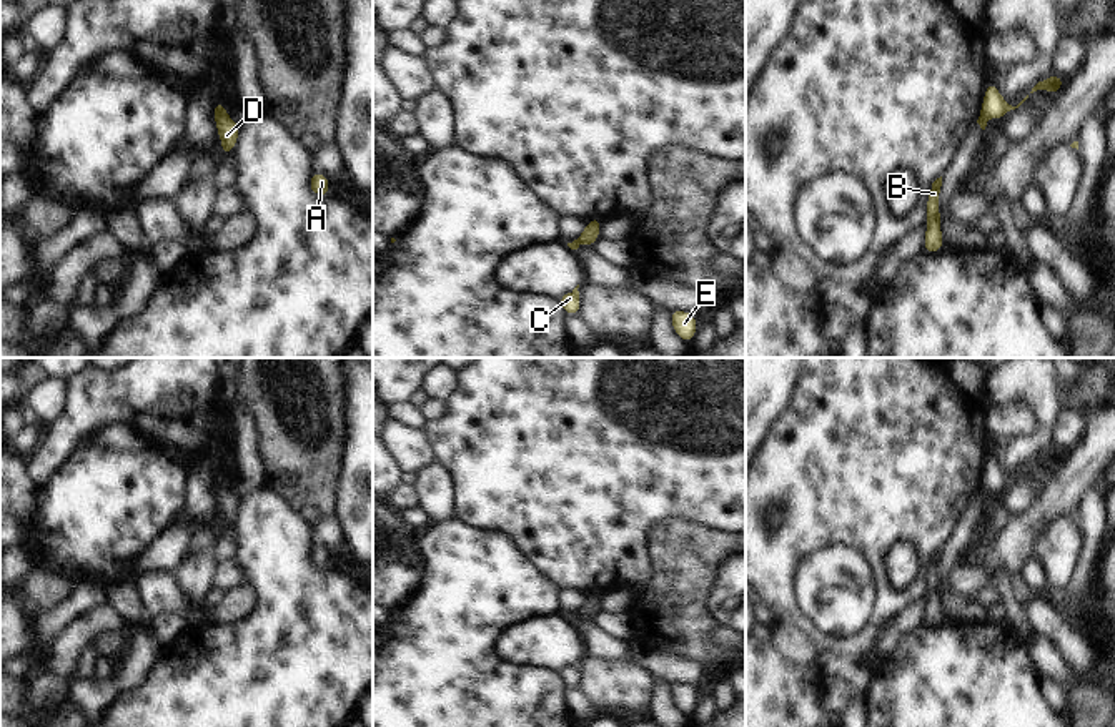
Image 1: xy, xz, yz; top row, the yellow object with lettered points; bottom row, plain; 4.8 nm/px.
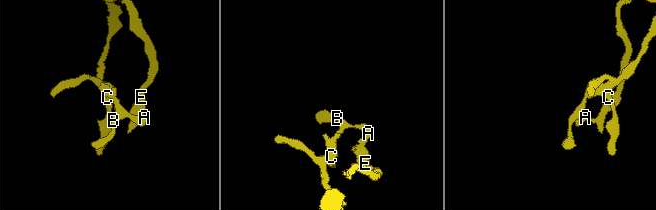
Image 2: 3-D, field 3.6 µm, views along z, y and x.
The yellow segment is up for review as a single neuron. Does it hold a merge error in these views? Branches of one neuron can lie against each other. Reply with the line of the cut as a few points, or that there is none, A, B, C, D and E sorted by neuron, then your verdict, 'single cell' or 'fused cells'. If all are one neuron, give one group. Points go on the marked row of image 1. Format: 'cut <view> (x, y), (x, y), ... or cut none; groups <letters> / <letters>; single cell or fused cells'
cut xy (225, 112), (215, 117); groups A B D E / C; fused cells

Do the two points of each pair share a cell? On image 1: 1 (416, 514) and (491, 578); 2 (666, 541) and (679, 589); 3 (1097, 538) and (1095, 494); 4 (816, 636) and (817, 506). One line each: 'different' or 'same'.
1: different
2: same
3: same
4: same

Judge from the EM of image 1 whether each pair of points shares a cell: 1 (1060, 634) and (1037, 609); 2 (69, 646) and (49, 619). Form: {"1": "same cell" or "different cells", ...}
{"1": "same cell", "2": "different cells"}

